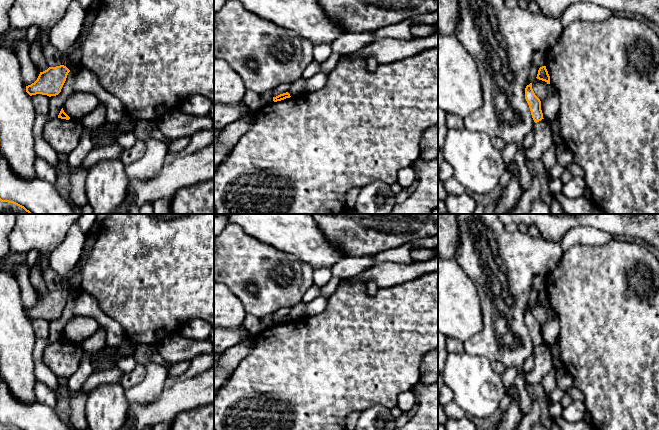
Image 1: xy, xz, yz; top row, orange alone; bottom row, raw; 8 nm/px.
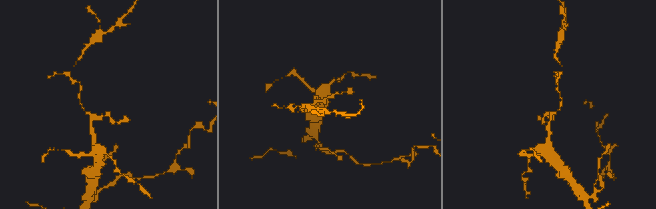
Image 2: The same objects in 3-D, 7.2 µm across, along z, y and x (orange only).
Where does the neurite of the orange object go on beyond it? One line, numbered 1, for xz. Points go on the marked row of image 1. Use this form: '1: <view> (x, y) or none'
1: none

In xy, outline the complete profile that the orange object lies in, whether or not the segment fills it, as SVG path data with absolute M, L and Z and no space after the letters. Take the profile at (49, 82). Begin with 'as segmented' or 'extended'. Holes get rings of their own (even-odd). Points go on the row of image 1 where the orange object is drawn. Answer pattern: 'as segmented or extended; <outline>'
as segmented; M64 65L49 67L40 72L34 83L26 86L26 92L30 96L36 94L56 96L61 92L69 72L70 70Z

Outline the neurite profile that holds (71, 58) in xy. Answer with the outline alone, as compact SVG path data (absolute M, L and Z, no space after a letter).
M80 34L74 44L63 52L63 65L70 71L76 71L80 67L80 49L83 39L84 35Z

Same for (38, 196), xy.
M0 151L0 198L14 201L32 214L75 214L54 184L37 176L18 176Z

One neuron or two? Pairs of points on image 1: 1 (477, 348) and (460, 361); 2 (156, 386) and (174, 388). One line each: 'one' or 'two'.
1: two
2: two

